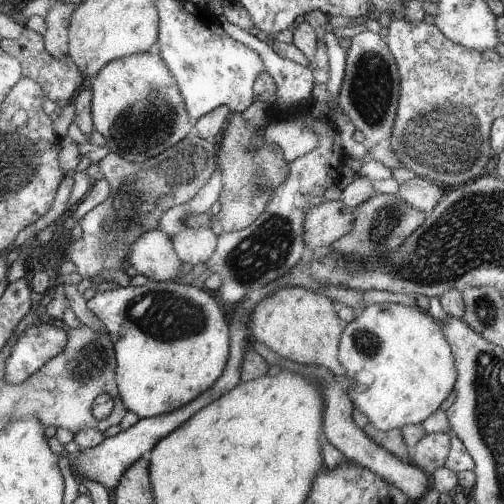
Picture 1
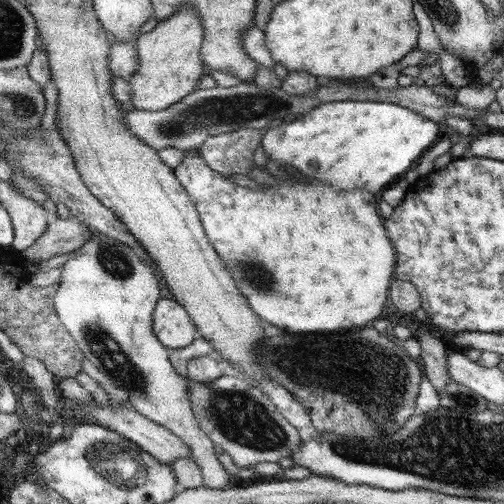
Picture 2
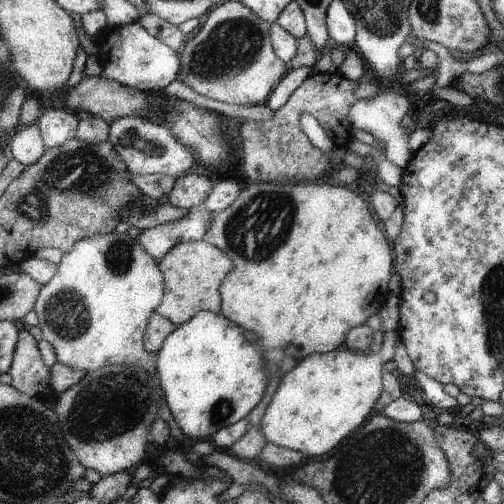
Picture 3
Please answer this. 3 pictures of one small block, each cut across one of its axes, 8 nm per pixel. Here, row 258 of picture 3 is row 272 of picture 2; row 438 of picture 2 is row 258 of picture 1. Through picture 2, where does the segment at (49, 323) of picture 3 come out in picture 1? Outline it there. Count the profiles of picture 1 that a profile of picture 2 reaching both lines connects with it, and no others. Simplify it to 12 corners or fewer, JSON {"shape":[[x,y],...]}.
{"shape":[[185,228],[173,240],[185,264],[205,264],[217,250],[207,228]]}

